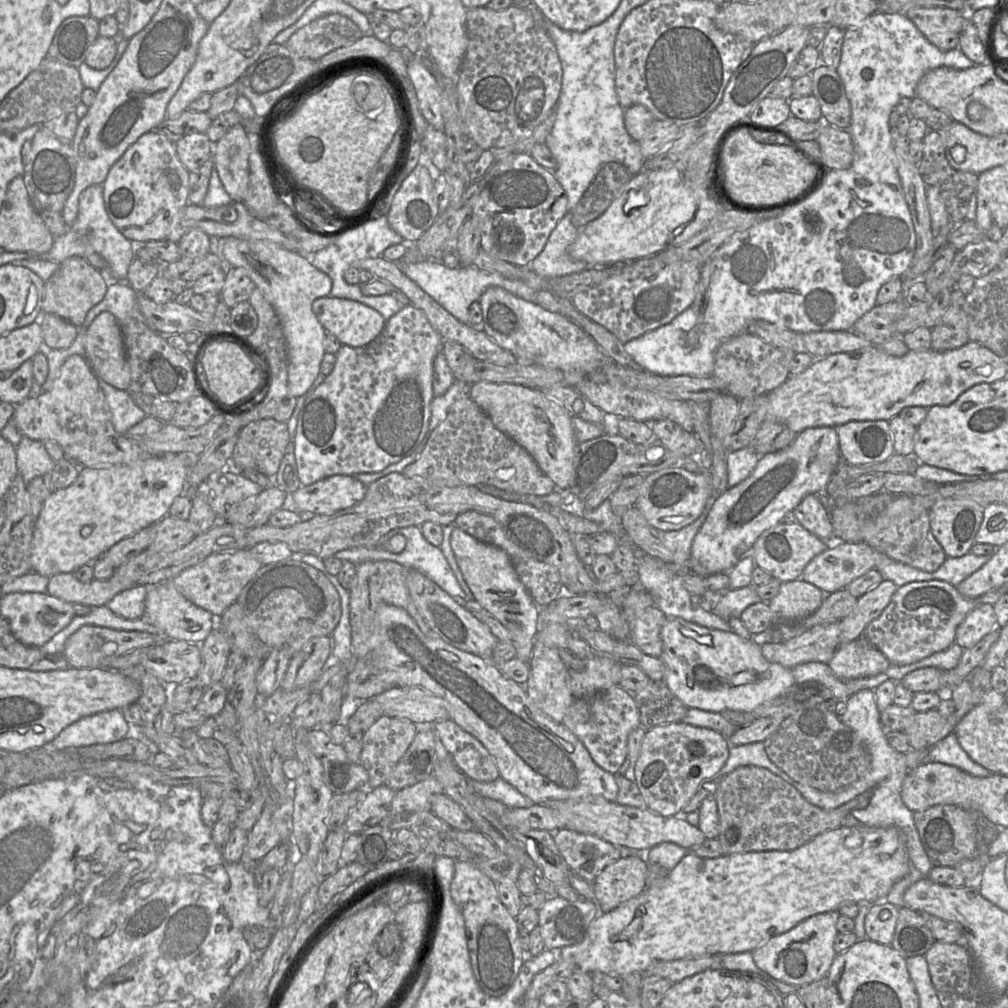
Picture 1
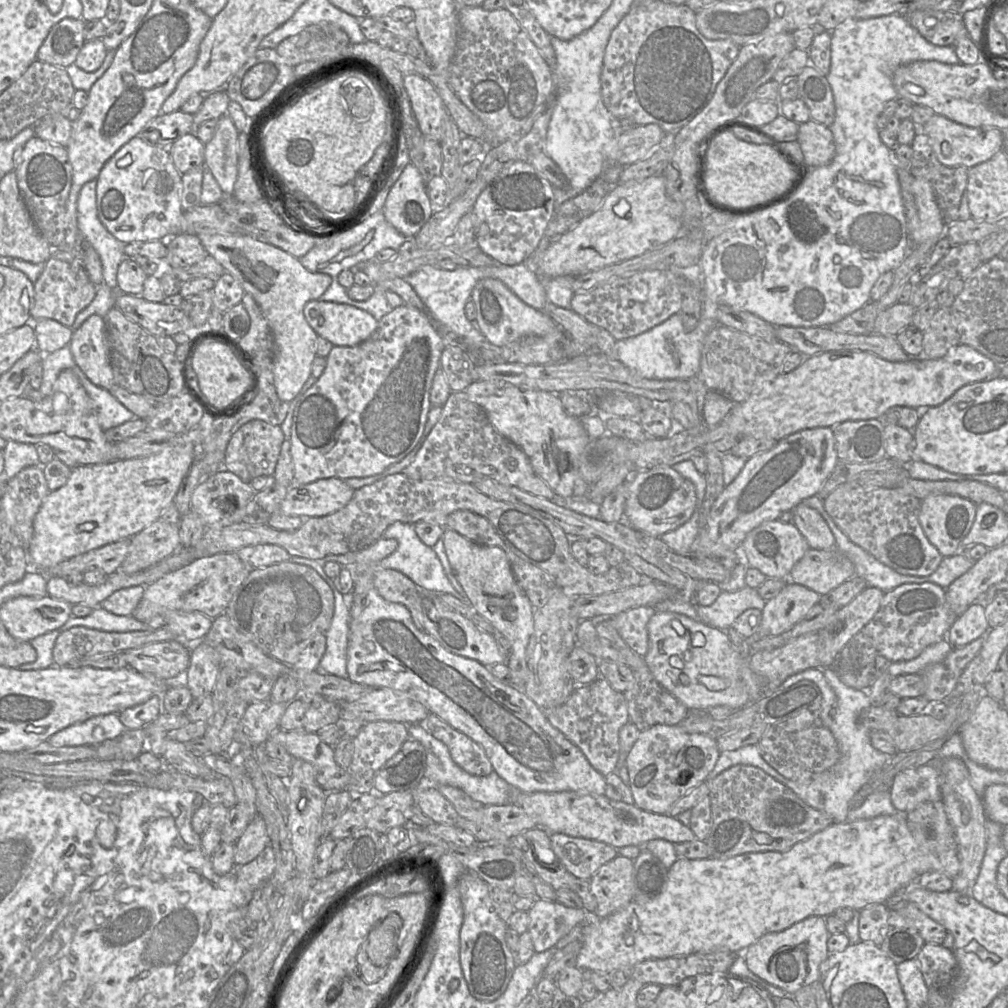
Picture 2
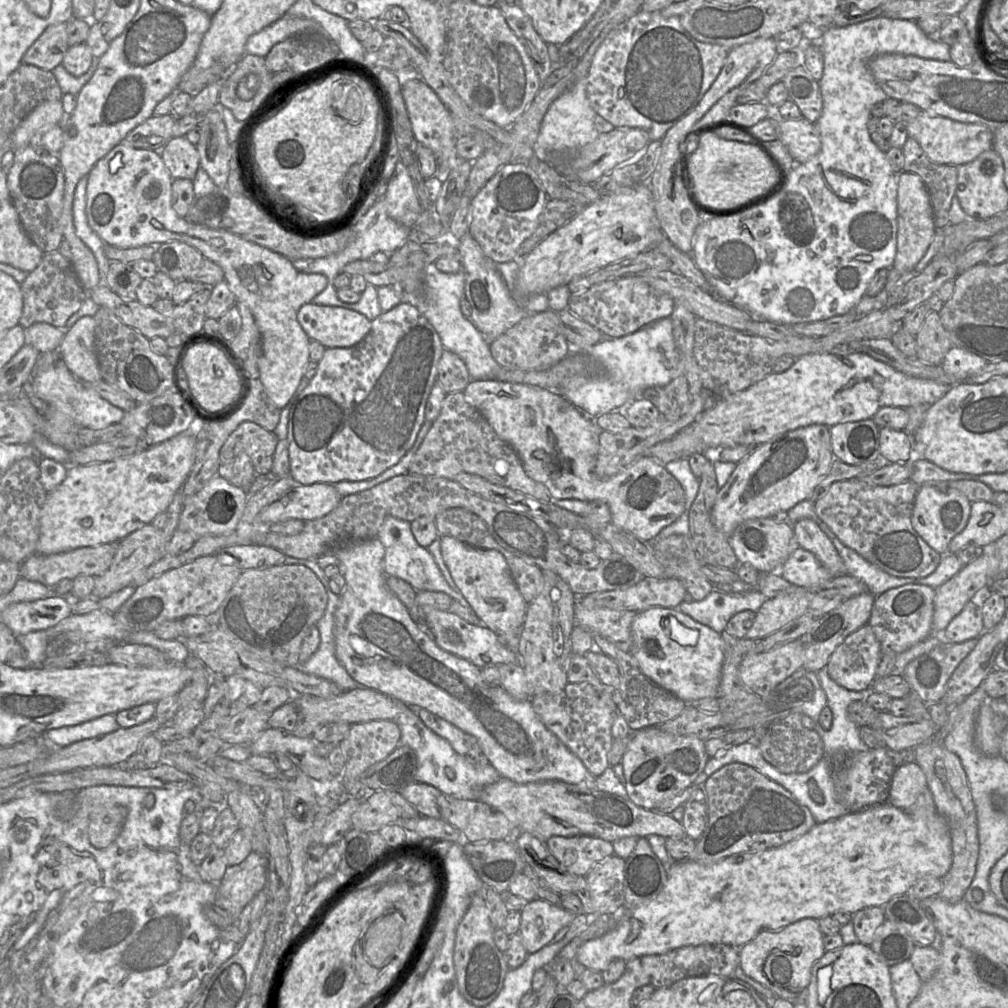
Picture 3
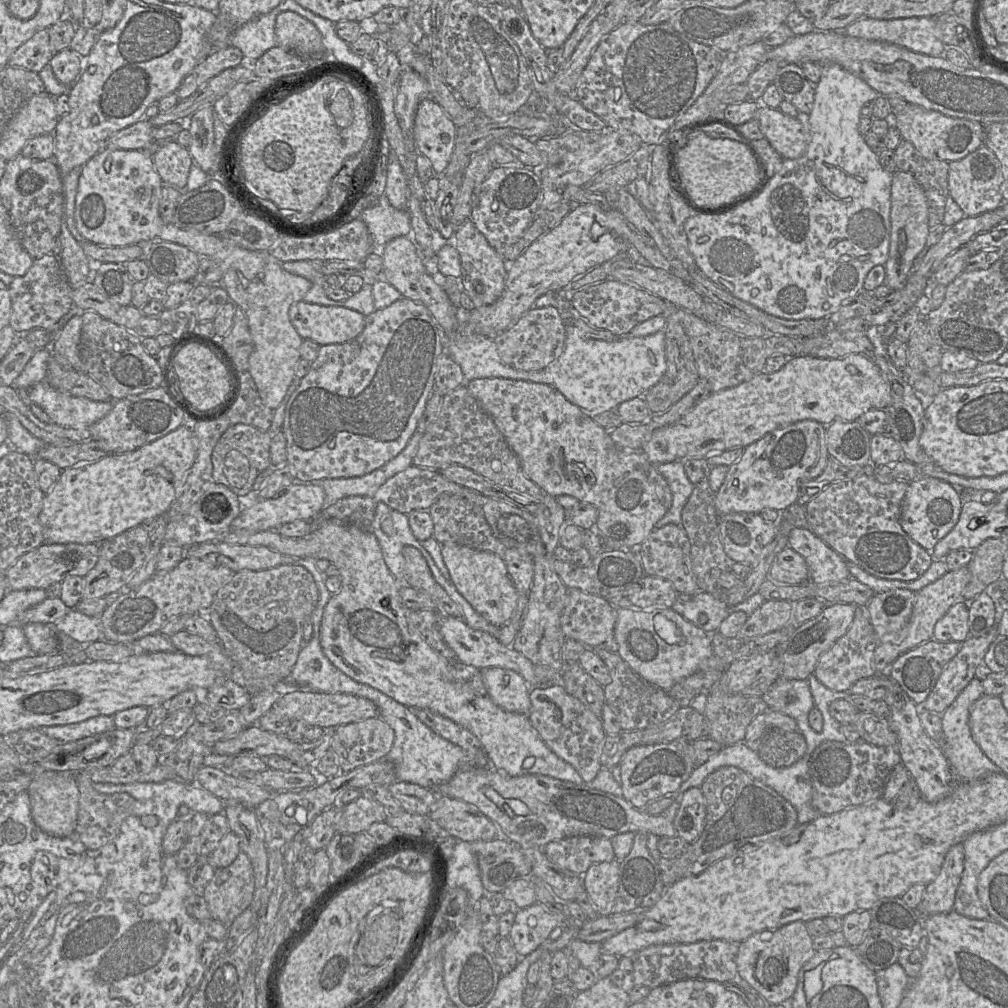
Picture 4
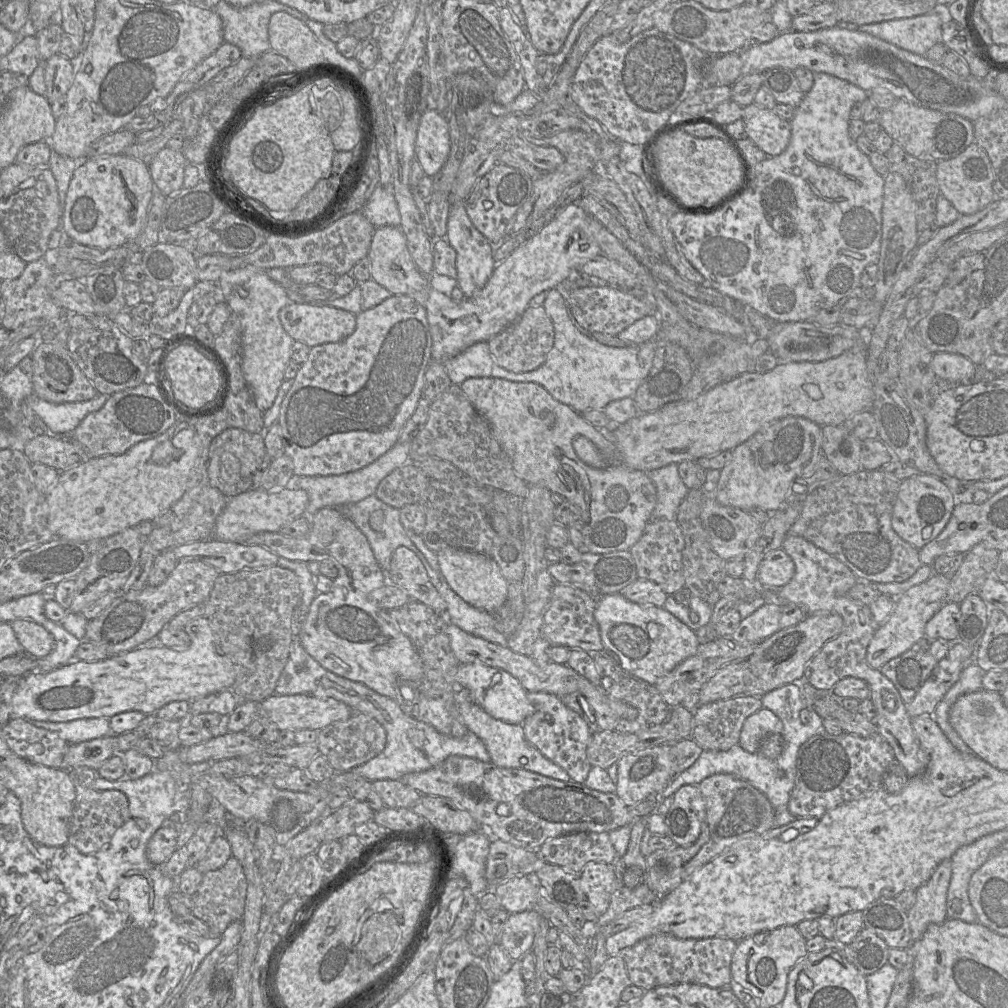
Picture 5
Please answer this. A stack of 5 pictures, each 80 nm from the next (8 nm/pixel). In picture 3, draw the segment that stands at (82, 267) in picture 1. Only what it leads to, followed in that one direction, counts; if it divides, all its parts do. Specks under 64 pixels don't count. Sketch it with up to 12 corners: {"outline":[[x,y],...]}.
{"outline":[[45,253],[20,285],[19,325],[63,328],[88,297],[70,261]]}

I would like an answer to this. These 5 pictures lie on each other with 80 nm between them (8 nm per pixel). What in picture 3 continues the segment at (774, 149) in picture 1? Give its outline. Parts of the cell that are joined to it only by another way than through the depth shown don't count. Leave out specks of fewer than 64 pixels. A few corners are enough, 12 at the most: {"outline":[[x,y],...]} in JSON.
{"outline":[[697,136],[683,179],[728,208],[774,191],[783,173],[760,144]]}

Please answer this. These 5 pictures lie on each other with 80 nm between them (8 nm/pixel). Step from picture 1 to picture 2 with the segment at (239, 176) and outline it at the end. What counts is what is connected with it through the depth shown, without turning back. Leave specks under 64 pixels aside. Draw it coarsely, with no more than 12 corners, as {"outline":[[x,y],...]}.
{"outline":[[227,114],[205,144],[204,166],[227,195],[238,174],[239,132]]}

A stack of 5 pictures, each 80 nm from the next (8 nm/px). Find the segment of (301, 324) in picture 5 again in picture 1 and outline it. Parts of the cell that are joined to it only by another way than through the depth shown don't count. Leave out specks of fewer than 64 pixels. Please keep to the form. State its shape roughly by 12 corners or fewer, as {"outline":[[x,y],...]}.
{"outline":[[318,298],[312,310],[342,345],[362,347],[386,323],[350,299]]}

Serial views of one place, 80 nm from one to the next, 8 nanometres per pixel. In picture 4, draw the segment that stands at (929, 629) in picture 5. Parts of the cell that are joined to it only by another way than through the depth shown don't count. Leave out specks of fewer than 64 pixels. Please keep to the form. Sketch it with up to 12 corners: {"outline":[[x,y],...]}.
{"outline":[[968,603],[952,605],[934,626],[933,639],[969,638]]}

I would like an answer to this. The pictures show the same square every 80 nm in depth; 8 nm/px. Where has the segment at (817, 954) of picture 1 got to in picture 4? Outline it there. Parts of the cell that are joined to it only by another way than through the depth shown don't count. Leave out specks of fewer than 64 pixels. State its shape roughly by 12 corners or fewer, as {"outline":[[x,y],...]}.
{"outline":[[803,921],[751,935],[737,970],[787,1004],[816,953]]}

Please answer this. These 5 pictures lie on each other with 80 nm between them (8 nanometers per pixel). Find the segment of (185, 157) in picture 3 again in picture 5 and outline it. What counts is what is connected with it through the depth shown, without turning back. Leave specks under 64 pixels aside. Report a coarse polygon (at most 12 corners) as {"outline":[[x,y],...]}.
{"outline":[[163,147],[149,162],[165,196],[183,188],[188,164],[181,150]]}

